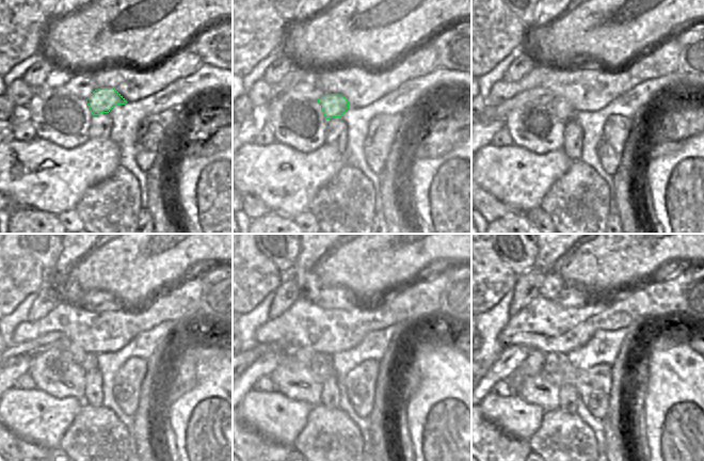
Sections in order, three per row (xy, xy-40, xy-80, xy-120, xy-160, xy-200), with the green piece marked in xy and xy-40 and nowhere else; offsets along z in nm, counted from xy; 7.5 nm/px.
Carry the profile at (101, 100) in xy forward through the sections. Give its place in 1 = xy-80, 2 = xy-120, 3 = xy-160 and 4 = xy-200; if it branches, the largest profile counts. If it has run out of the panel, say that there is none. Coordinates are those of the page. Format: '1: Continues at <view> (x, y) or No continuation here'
1: Continues at xy-80 (561, 109)
2: Continues at xy-120 (78, 354)
3: Continues at xy-160 (302, 354)
4: Continues at xy-200 (532, 365).

